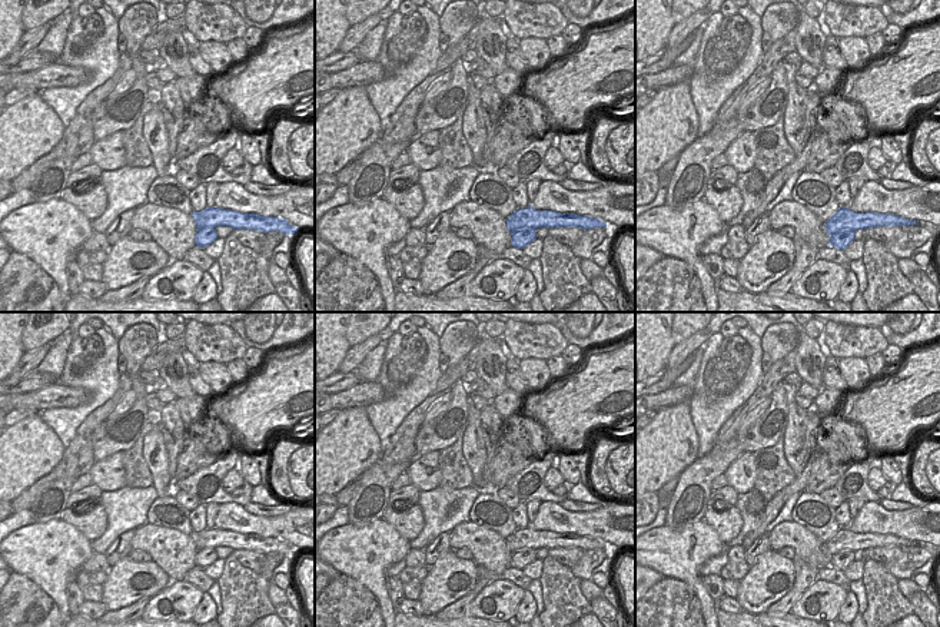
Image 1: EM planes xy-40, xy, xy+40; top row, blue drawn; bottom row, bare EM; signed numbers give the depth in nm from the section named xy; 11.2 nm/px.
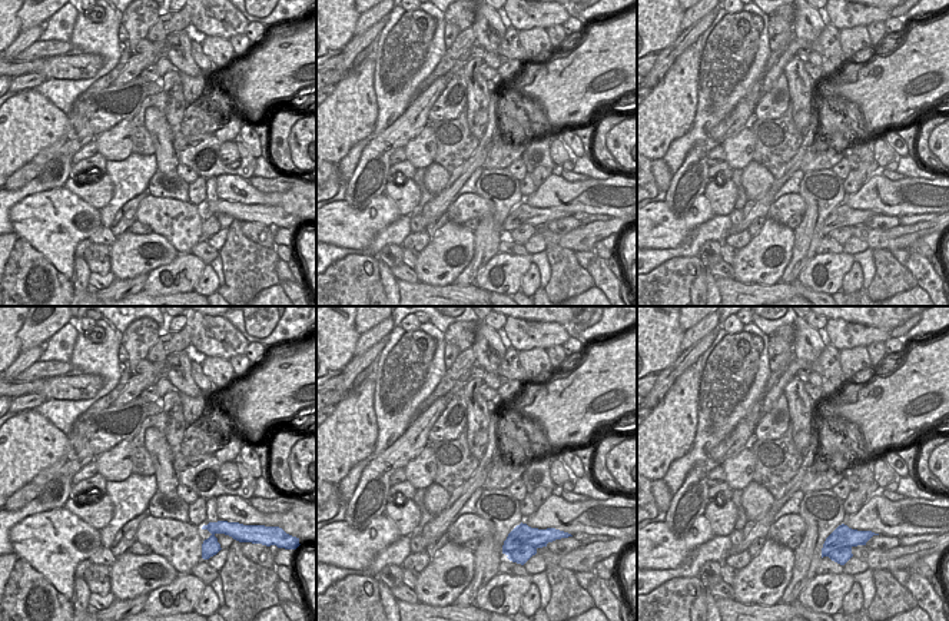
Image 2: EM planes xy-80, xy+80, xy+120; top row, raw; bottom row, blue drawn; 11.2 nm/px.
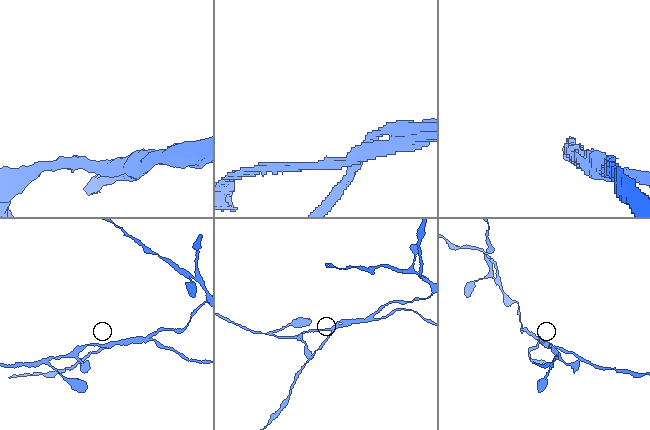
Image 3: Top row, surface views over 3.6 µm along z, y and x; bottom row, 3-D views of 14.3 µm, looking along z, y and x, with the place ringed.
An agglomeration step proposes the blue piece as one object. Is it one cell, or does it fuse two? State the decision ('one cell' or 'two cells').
two cells

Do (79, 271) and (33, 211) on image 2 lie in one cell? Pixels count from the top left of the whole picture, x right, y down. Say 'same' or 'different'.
different

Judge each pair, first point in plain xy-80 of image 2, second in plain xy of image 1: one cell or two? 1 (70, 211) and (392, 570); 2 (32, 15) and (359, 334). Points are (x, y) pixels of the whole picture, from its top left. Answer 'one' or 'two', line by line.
1: two
2: one

